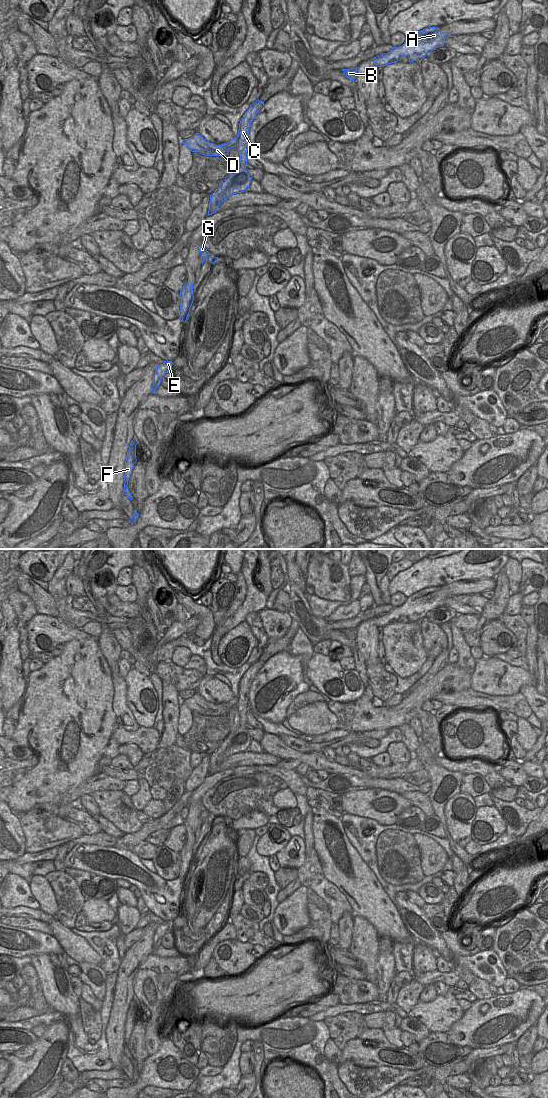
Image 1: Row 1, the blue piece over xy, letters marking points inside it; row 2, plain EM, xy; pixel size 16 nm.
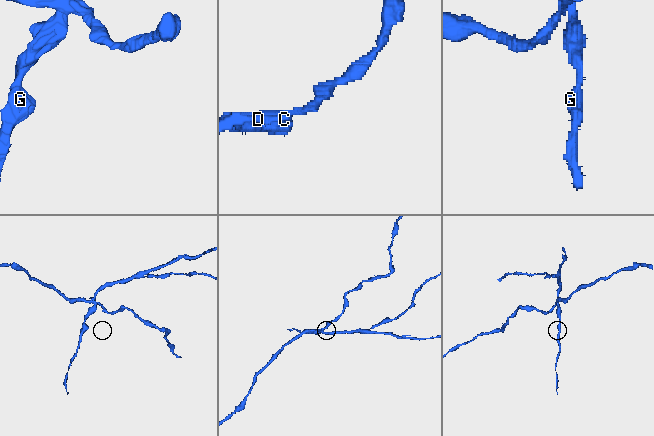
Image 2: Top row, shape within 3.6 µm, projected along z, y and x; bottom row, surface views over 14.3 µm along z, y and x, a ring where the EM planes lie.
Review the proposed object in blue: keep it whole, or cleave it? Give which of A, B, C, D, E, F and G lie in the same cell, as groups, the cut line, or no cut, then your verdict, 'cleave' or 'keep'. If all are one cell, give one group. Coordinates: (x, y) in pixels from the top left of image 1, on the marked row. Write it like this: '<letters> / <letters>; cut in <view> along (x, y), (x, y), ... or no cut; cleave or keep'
A B C E F G / D; cut in xy along (238, 136), (236, 144); cleave

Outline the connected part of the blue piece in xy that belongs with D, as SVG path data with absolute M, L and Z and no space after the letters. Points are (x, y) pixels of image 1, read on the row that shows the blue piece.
M195 133L191 138L182 140L182 142L192 151L205 156L224 156L228 155L231 148L236 147L239 142L238 136L223 145L216 145L207 142L201 135Z

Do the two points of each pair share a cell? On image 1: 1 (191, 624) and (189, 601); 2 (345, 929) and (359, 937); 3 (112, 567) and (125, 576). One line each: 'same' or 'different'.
1: different
2: different
3: different

